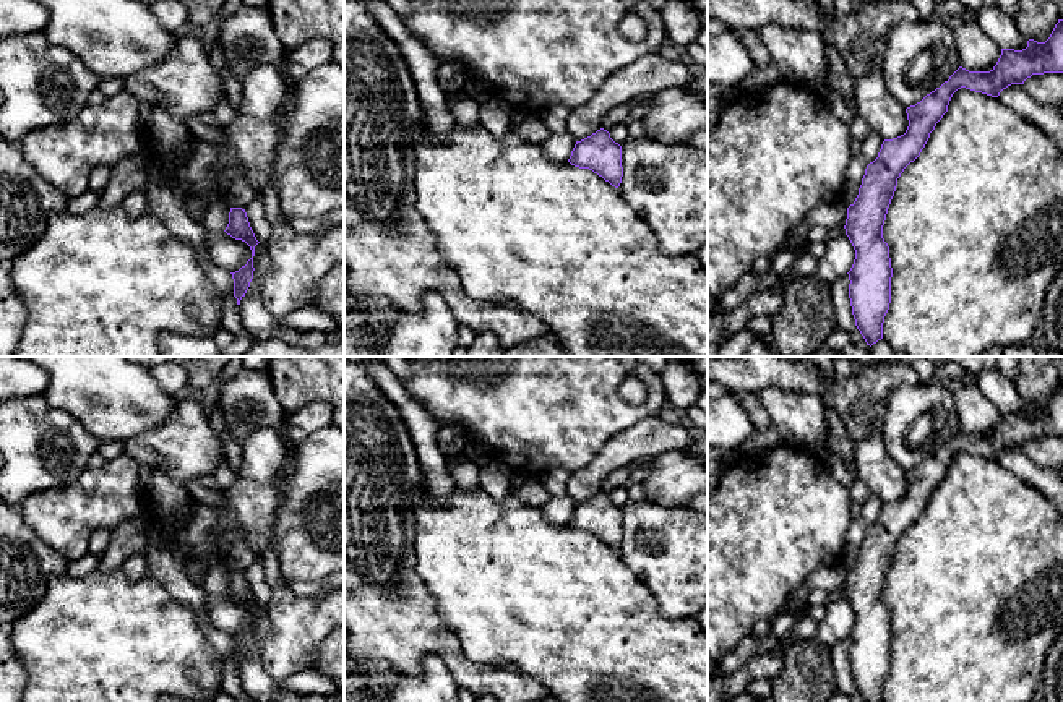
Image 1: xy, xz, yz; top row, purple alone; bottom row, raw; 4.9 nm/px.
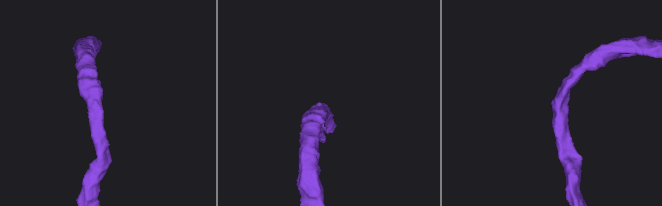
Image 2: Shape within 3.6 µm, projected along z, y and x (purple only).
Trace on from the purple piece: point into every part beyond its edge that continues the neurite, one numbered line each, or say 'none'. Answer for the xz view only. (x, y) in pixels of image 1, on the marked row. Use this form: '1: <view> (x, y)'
none

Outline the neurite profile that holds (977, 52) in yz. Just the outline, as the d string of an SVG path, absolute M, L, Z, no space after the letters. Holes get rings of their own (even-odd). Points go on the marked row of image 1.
M954 18L946 23L954 32L961 66L969 71L993 70L1001 55L1001 47L972 19Z

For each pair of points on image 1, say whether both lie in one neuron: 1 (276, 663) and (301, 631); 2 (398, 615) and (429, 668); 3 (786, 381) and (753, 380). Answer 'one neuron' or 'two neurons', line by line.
1: one neuron
2: two neurons
3: one neuron

